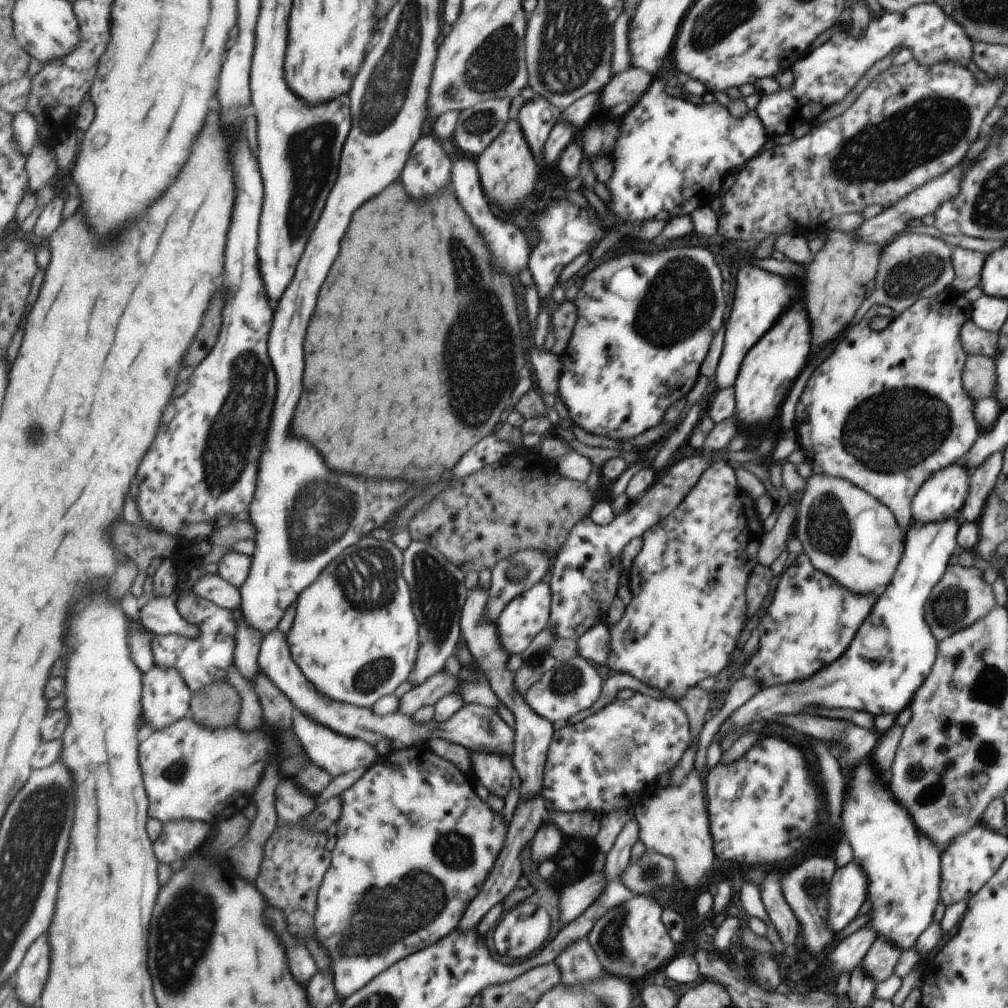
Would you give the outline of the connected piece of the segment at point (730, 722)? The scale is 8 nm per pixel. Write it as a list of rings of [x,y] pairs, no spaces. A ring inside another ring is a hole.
[[[941,520],[929,524],[914,524],[907,530],[906,548],[902,552],[902,563],[893,579],[875,598],[875,612],[867,616],[867,624],[859,628],[855,644],[847,648],[843,660],[835,660],[831,668],[821,668],[813,678],[760,689],[745,704],[733,710],[719,726],[714,737],[717,746],[725,734],[741,730],[753,722],[772,721],[777,714],[799,714],[807,706],[819,708],[849,708],[877,714],[897,714],[911,703],[913,692],[927,676],[935,658],[935,640],[923,620],[923,604],[929,598],[935,584],[947,570],[947,560],[955,550],[957,520]]]

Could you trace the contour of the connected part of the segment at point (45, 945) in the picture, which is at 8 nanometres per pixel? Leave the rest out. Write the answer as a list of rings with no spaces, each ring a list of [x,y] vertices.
[[[43,934],[35,944],[31,946],[31,952],[27,952],[27,960],[23,960],[23,968],[19,968],[17,988],[19,988],[19,998],[27,1004],[33,1006],[41,998],[47,980],[51,972],[51,944],[49,944],[49,934]]]

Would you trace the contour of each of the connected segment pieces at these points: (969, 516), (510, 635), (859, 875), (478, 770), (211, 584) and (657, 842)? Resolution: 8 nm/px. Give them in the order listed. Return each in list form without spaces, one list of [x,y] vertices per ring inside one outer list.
[[[1002,452],[991,454],[991,456],[979,468],[971,474],[970,492],[966,497],[963,511],[958,513],[959,522],[977,522],[985,500],[994,489],[995,480],[999,476],[1002,466]]]
[[[548,579],[539,582],[534,588],[523,592],[517,596],[503,610],[497,628],[499,629],[499,638],[501,644],[509,654],[525,655],[531,648],[531,645],[537,640],[537,636],[547,628],[552,614],[552,589]]]
[[[849,862],[842,868],[836,868],[829,880],[827,888],[827,928],[831,932],[837,932],[841,928],[845,927],[845,924],[851,922],[856,918],[859,908],[866,900],[865,888],[867,888],[867,878],[865,878],[865,872],[861,870],[861,866],[857,866],[855,862]]]
[[[472,752],[472,770],[489,792],[497,798],[506,800],[505,796],[517,784],[517,771],[512,758],[503,754],[489,752]]]
[[[219,574],[200,578],[193,586],[193,590],[200,597],[218,604],[224,612],[225,609],[231,612],[242,606],[241,589],[227,582]]]
[[[691,769],[679,786],[665,786],[655,796],[637,804],[633,809],[637,822],[638,840],[646,851],[657,852],[674,861],[675,876],[683,882],[683,888],[696,889],[701,880],[711,872],[714,850],[711,850],[711,832],[707,828],[707,812],[703,800],[703,784],[697,772]]]

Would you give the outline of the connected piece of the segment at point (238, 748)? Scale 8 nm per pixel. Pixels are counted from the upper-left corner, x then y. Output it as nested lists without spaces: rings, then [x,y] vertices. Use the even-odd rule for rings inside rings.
[[[195,717],[182,718],[164,729],[145,735],[141,744],[141,764],[147,784],[147,794],[151,796],[151,816],[164,823],[177,819],[192,821],[204,820],[210,824],[219,824],[228,816],[241,813],[251,802],[258,784],[262,782],[266,768],[275,756],[279,756],[277,744],[273,742],[275,734],[267,734],[262,729],[248,731],[237,723],[220,729],[207,728]]]

